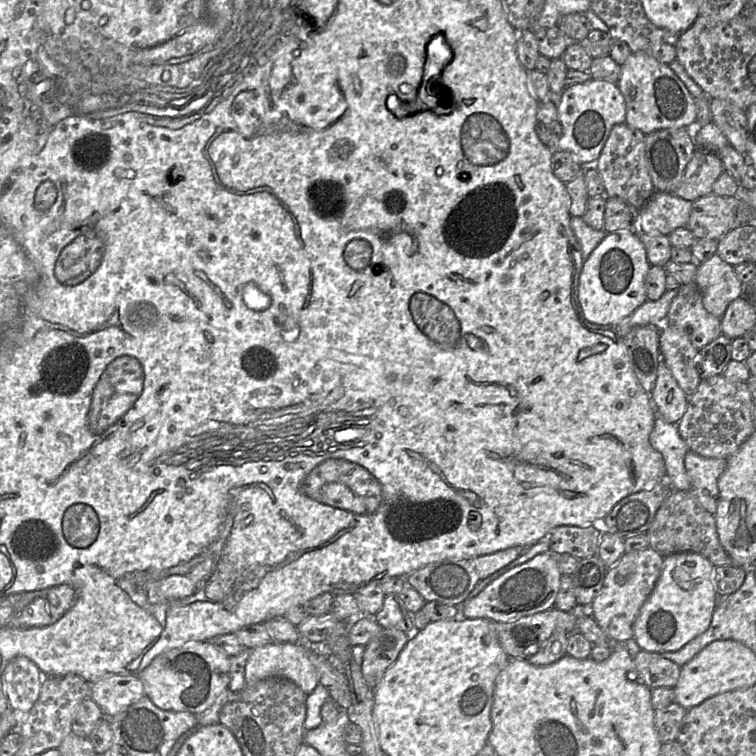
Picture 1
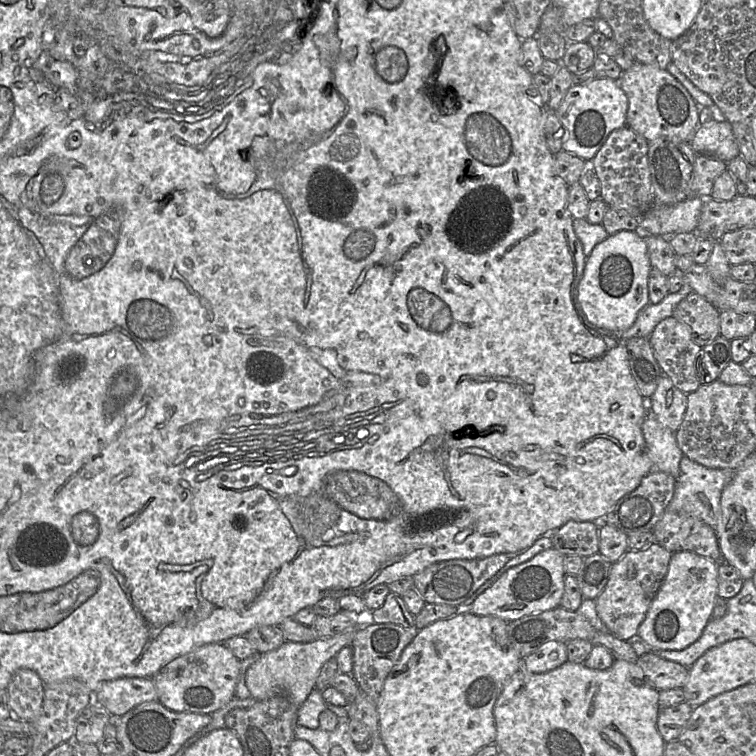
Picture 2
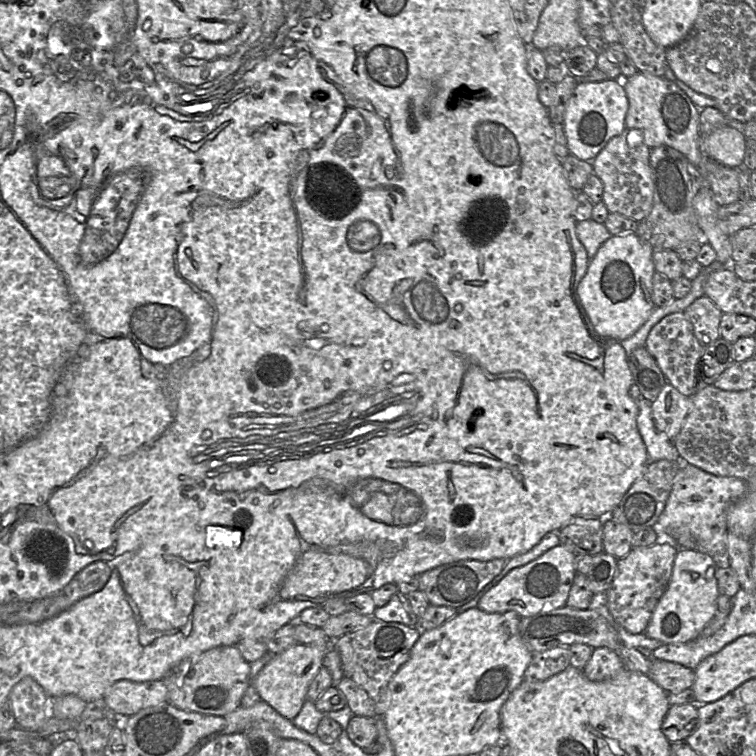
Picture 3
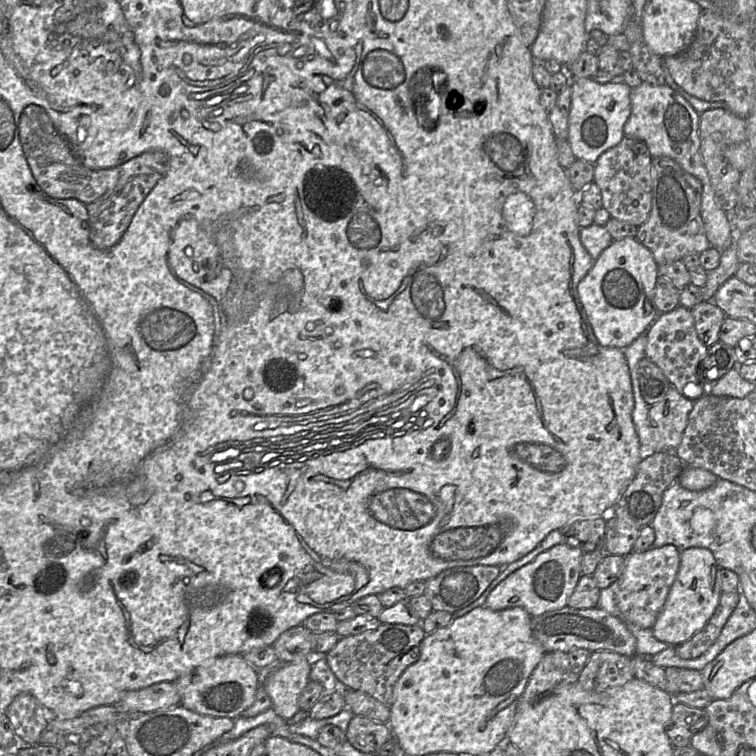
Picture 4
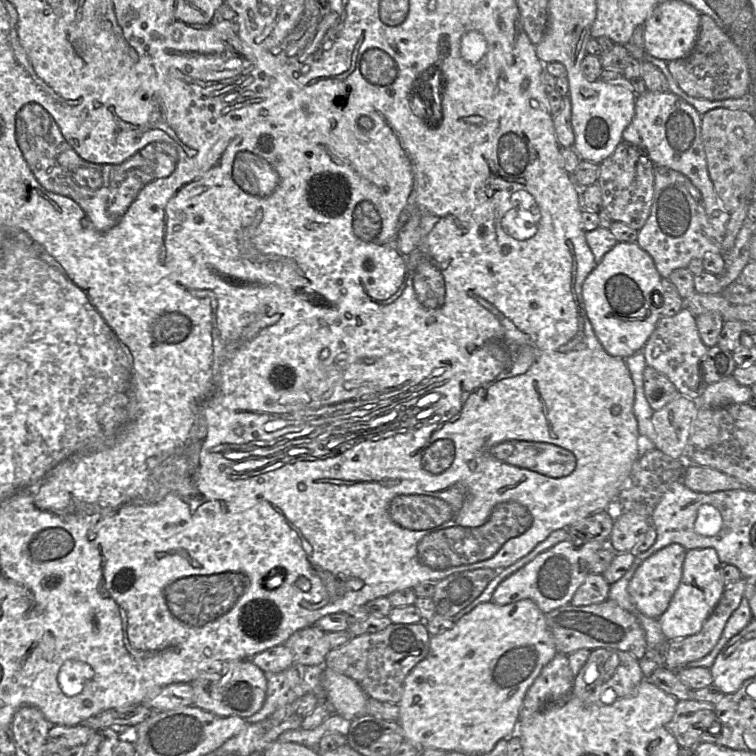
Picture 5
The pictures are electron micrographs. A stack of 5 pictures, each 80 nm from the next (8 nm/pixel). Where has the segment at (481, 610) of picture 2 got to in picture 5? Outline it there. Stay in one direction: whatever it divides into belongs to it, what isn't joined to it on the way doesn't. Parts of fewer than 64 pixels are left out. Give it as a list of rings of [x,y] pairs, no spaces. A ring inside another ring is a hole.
[[[570,539],[562,541],[503,580],[495,589],[491,602],[507,605],[530,599],[544,614],[567,605],[590,573],[593,556],[606,547],[607,541],[587,542],[581,546],[574,545]]]

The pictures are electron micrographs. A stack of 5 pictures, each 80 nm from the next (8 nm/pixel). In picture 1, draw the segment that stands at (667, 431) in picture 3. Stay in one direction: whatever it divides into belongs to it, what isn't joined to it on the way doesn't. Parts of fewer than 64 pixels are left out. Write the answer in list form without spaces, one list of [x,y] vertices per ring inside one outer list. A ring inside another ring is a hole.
[[[661,353],[656,383],[650,394],[657,415],[668,423],[678,424],[687,409],[688,396],[661,358]]]

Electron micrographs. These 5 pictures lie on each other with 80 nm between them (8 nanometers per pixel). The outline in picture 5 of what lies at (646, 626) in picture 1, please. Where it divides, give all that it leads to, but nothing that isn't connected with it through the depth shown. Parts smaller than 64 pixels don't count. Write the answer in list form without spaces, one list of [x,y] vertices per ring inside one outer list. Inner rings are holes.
[[[714,548],[687,550],[680,584],[667,610],[658,618],[668,641],[692,636],[702,629],[725,590],[722,578],[723,565]]]

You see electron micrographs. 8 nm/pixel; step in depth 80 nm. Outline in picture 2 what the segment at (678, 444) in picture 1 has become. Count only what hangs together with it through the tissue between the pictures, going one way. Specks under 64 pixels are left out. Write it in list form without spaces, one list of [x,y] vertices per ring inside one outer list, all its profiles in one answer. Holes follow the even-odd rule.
[[[649,409],[642,424],[642,432],[655,469],[677,479],[684,455],[677,444],[676,432],[660,423]]]

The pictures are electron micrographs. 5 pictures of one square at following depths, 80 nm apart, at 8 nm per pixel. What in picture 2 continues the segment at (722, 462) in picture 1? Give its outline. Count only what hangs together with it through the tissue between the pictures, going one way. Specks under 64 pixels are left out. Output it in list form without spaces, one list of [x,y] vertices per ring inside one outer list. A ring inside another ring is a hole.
[[[683,456],[680,462],[680,473],[675,482],[674,495],[667,510],[694,516],[716,531],[716,526],[721,520],[722,491],[734,478],[734,473],[735,470],[732,469],[707,468]]]

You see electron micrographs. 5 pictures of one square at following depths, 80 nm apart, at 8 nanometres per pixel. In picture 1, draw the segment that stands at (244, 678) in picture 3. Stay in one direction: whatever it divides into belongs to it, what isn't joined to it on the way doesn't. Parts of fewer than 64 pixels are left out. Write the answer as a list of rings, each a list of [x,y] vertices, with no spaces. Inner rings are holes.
[[[190,641],[181,647],[168,650],[156,656],[138,675],[143,682],[145,696],[160,709],[168,711],[187,711],[199,714],[210,708],[229,686],[229,656],[208,641]]]

